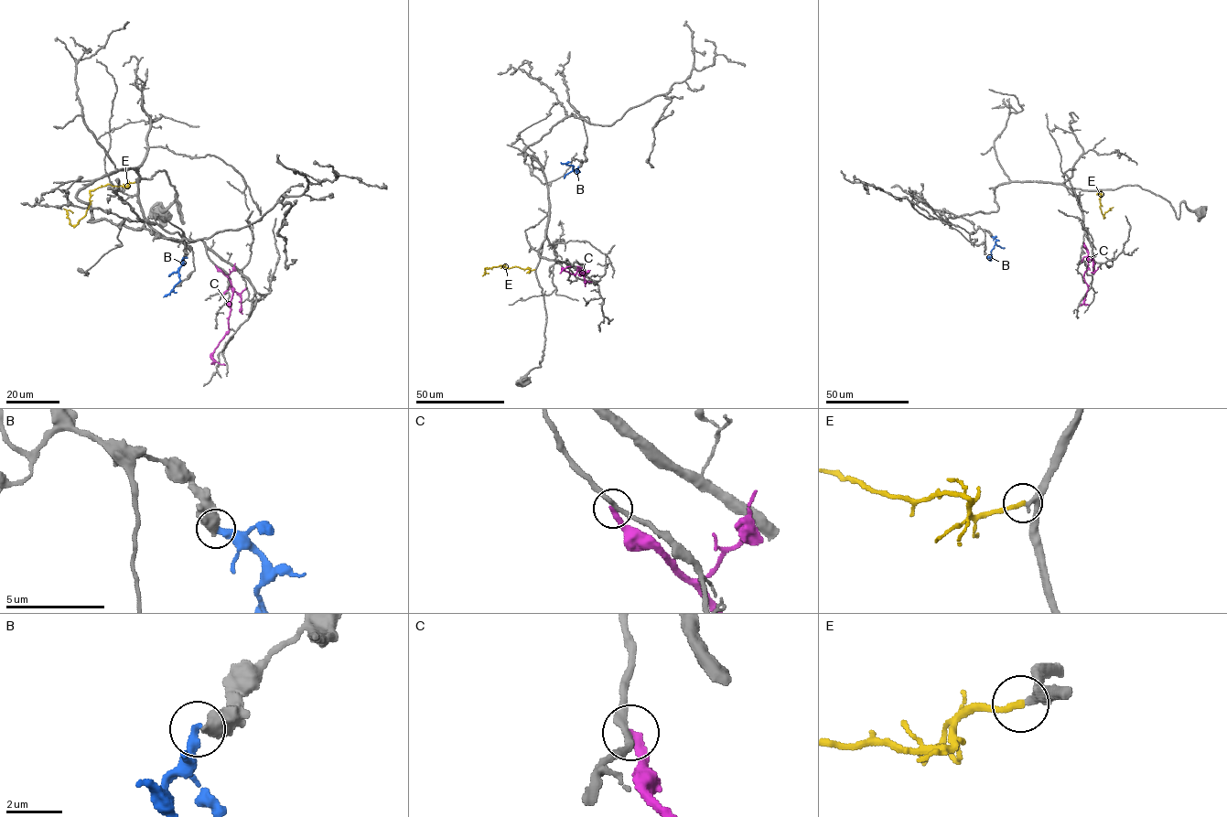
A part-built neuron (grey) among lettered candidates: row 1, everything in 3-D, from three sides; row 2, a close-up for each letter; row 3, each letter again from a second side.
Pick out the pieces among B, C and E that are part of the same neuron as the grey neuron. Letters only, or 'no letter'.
E

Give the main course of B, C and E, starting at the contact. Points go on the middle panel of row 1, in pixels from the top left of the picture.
B: (578, 166), (574, 170), (572, 166), (561, 162)
C: (577, 267), (584, 274), (578, 270), (571, 274), (562, 269), (570, 266)
E: (534, 269), (500, 265), (486, 268), (485, 274), (489, 274)

